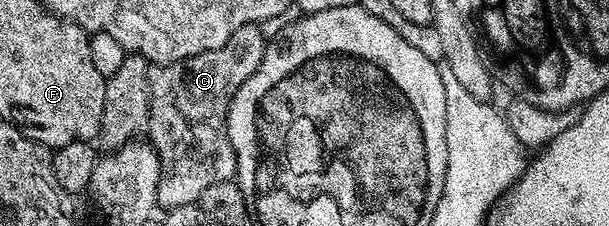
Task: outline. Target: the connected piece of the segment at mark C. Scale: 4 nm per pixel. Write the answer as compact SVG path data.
M259 23L241 24L221 44L221 48L189 56L185 60L170 62L167 66L155 66L148 76L151 106L148 108L146 137L160 160L160 182L157 188L158 205L163 208L190 206L198 203L201 192L212 184L232 181L235 173L235 153L227 131L227 117L237 88L245 84L264 60L268 41L264 38Z

